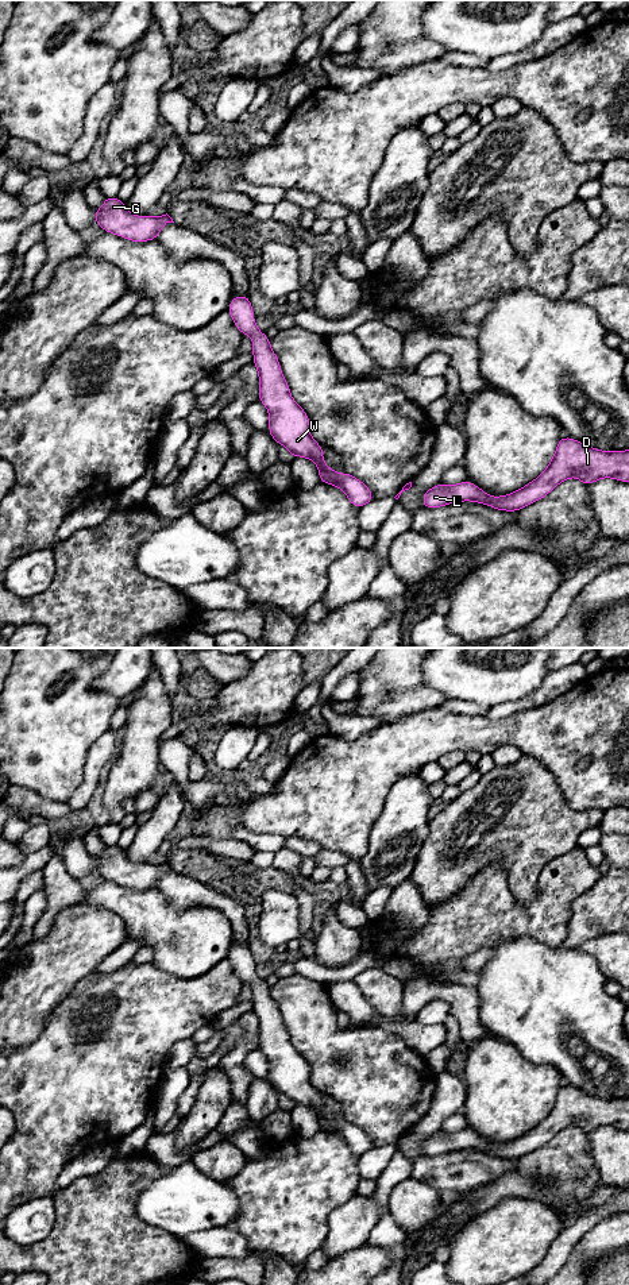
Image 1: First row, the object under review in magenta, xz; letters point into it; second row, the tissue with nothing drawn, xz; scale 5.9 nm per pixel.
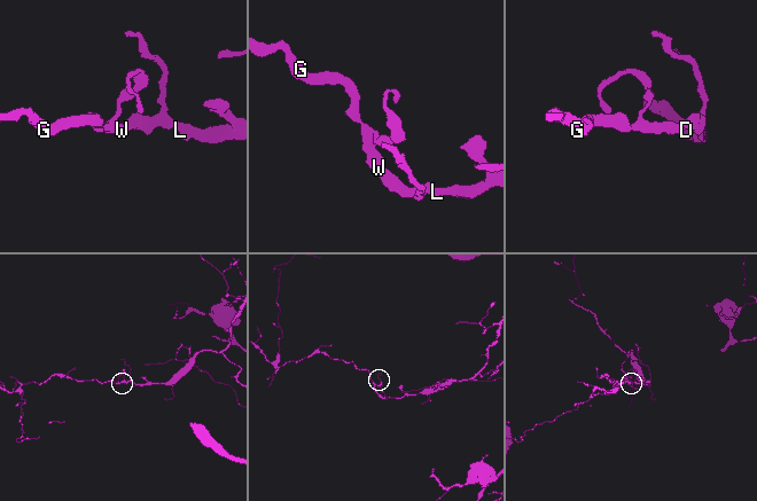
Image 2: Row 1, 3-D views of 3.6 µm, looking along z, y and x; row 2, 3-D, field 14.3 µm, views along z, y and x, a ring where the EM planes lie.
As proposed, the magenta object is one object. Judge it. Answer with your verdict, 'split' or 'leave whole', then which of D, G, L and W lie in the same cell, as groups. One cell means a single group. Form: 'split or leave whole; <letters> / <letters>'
leave whole; D G L W

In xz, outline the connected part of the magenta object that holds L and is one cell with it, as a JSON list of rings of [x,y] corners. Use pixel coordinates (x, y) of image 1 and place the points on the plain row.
[[[562,1084],[557,1089],[556,1100],[545,1119],[520,1138],[516,1138],[509,1143],[491,1145],[470,1128],[458,1132],[440,1131],[431,1135],[422,1142],[422,1155],[435,1157],[439,1154],[447,1154],[452,1150],[472,1149],[476,1151],[487,1153],[497,1158],[518,1159],[524,1154],[532,1153],[533,1150],[543,1147],[559,1131],[574,1124],[580,1127],[584,1134],[589,1134],[602,1126],[613,1126],[620,1130],[629,1130],[629,1097],[601,1099],[591,1096],[575,1087]]]

